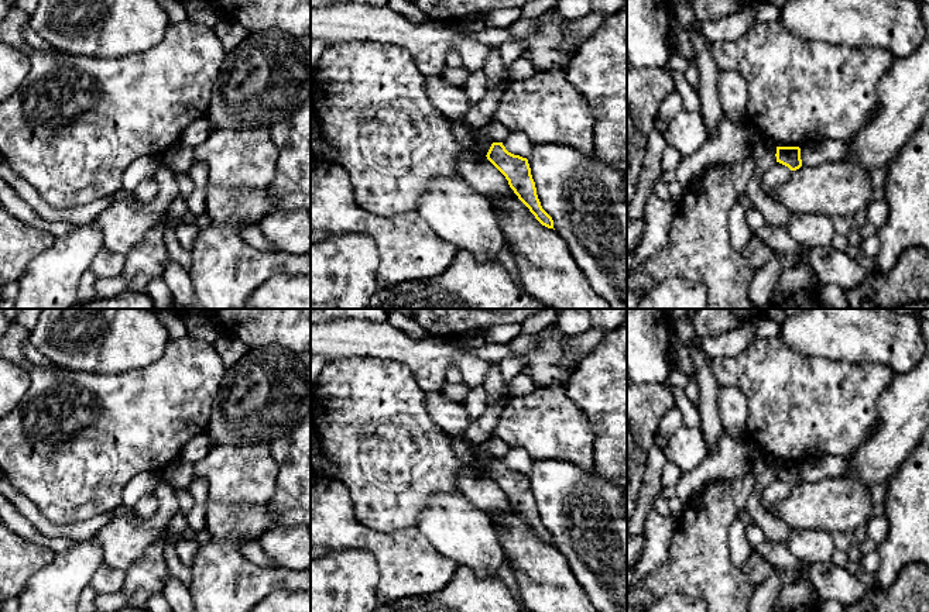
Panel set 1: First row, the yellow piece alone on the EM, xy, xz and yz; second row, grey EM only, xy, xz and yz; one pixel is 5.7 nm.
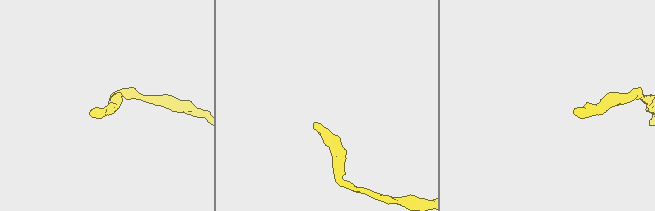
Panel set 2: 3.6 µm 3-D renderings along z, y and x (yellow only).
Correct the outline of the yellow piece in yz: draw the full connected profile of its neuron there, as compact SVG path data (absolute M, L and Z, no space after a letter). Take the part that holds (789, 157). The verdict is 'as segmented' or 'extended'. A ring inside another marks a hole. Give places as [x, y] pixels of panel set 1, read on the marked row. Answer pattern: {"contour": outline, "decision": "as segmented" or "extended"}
{"contour": "M777 147L775 157L777 162L788 166L791 171L796 171L802 166L799 147Z", "decision": "as segmented"}

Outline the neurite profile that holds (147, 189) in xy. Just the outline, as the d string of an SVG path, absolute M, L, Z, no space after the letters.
M154 178L140 182L133 188L134 196L138 202L152 202L158 193L158 185Z

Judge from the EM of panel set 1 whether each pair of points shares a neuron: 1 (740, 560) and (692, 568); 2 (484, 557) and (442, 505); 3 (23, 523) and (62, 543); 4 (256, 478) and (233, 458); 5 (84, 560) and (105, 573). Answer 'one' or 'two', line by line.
1: two
2: one
3: one
4: one
5: two

